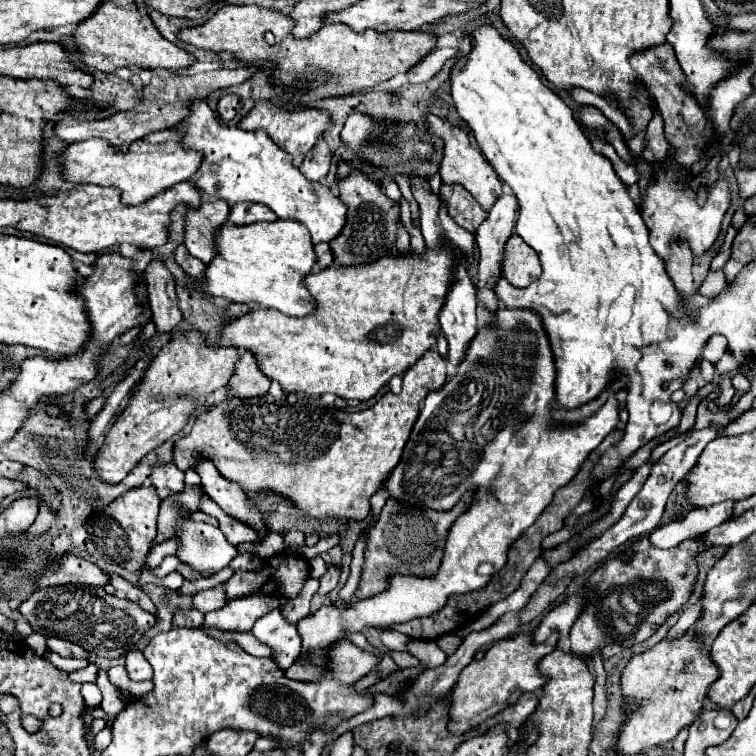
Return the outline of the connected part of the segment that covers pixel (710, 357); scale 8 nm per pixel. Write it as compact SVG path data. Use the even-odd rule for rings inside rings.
M713 335L703 348L703 358L714 366L723 356L727 348L727 340L723 335Z

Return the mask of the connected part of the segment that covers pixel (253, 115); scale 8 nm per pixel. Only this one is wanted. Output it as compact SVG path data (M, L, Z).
M283 95L271 103L257 103L239 123L241 129L245 131L257 131L257 129L263 129L269 133L269 137L273 139L275 145L279 145L283 151L287 151L289 155L293 155L293 163L295 167L299 167L305 159L305 155L309 153L309 149L315 145L317 137L325 131L325 123L329 121L329 115L325 111L317 111L317 109L303 109L303 111L287 111L287 109L281 109L277 107L277 103L283 103L283 101L289 101L291 95Z

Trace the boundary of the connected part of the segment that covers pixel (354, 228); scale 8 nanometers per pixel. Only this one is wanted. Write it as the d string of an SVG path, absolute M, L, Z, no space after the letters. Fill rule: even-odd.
M353 171L339 181L339 199L347 205L347 223L341 233L329 241L335 265L369 265L395 251L399 203L385 195L385 189L365 173Z

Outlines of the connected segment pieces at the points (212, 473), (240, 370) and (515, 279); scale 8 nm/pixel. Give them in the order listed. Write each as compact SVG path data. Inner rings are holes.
M199 457L197 465L195 465L195 471L201 477L205 493L227 515L231 515L231 517L235 517L235 519L251 525L255 531L259 531L261 539L267 535L267 529L265 529L265 523L263 523L263 515L255 507L251 507L247 503L247 495L245 495L245 491L237 483L221 477L221 473L217 471L217 467L213 465L211 459Z
M251 351L241 353L241 357L235 363L233 375L227 383L231 397L249 399L257 395L267 395L269 385L271 385L271 379L261 373L261 369L257 367L257 361L253 359L253 353Z
M513 235L503 253L501 273L513 287L527 287L541 275L541 261L539 255L519 237Z

